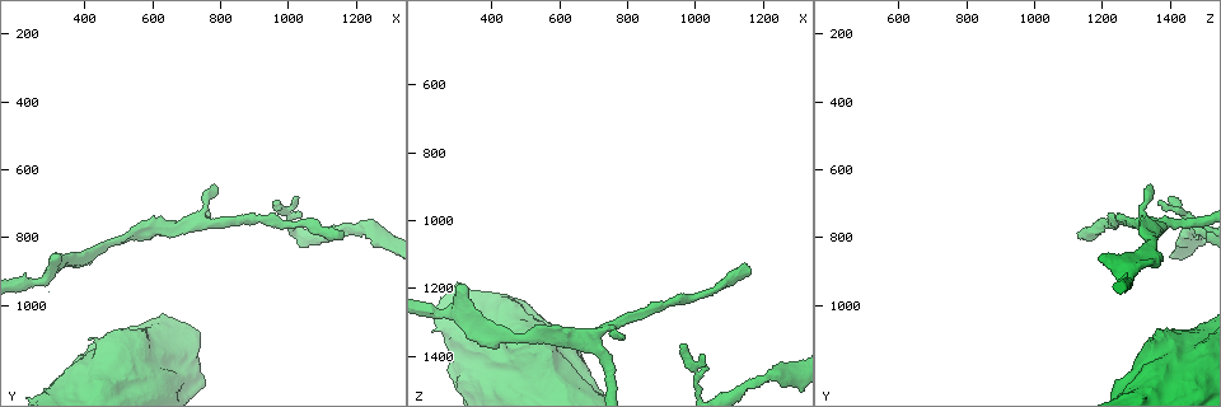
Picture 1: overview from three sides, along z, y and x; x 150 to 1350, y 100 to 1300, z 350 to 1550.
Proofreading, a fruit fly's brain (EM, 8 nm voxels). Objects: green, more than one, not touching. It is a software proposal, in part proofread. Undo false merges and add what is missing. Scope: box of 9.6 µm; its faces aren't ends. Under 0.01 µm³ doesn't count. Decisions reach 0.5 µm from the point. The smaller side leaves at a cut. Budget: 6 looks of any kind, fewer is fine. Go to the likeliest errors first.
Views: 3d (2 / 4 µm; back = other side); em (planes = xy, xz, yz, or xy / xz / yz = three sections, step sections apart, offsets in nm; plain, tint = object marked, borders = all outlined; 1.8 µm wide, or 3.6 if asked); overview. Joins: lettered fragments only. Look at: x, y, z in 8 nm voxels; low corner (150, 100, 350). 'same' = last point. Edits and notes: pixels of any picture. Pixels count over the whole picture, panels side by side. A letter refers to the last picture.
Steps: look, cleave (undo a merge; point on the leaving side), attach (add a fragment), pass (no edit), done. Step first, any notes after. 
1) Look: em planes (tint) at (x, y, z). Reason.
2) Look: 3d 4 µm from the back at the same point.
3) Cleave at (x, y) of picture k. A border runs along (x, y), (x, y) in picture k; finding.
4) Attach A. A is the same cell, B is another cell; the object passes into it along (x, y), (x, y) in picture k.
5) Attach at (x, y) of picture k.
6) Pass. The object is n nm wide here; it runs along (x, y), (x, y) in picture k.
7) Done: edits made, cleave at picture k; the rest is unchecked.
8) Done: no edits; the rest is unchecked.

Look: em planes (tint) at (710, 750, 1330). Four or more arms meet.

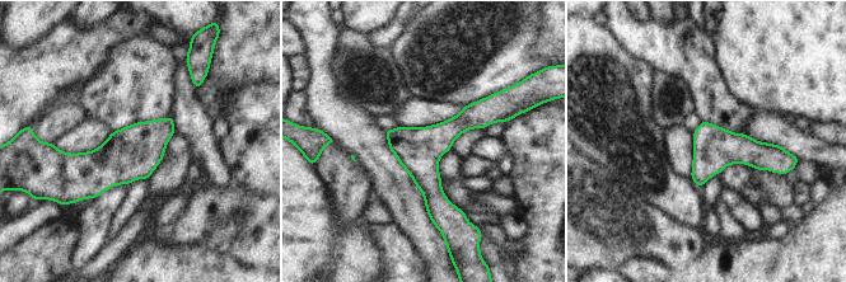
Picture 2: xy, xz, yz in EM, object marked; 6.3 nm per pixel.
Look: em planes (borders) at the same point. What lies round it.

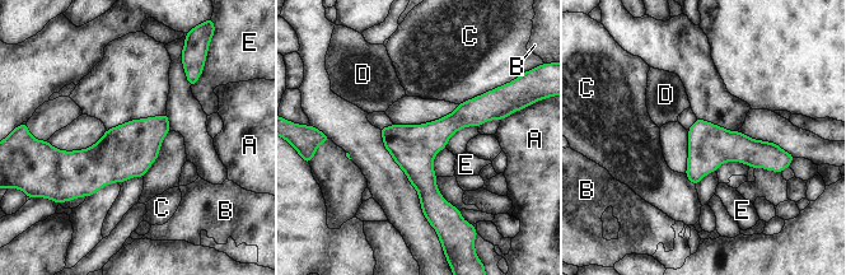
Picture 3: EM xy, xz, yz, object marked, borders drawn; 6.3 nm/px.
Pass. The object is 280 nm wide here; A, B, C, D and E are other cells; all the same neuron.

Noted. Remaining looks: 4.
Look: em xy step 4 (borders) at (1170, 790, 1140).

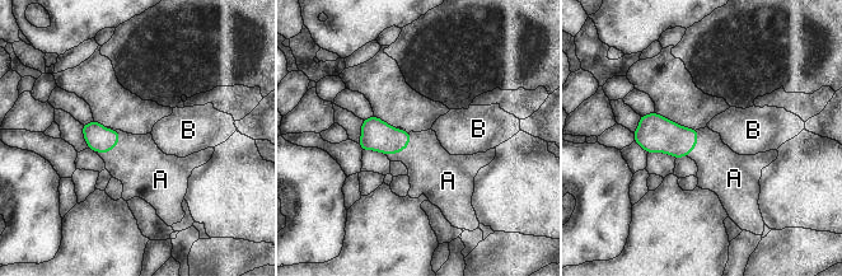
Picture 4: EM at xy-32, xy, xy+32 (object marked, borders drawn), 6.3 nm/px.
Look: em yz step 8 (borders) at the same point. Cut it another way.

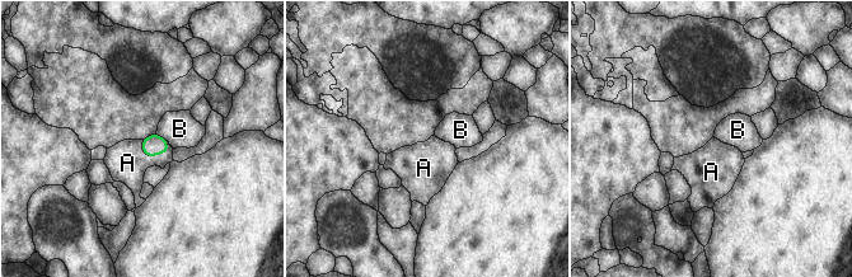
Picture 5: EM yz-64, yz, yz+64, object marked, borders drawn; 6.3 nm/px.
Attach A. The object is 130 nm wide here; A is the same cell, B is another cell; the object passes into it along (153, 145), (150, 155), (127, 163) in picture 5; the neuron continues.

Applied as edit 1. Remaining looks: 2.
Done: edits made, attach at picture 5; the rest is unchecked.

